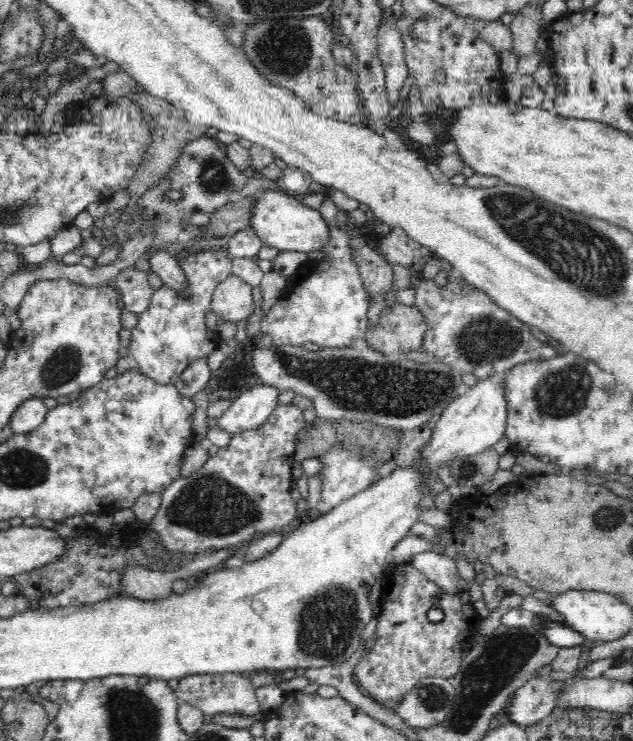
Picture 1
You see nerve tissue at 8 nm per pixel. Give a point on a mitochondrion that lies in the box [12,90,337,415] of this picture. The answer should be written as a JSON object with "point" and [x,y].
{"point":[63,366]}

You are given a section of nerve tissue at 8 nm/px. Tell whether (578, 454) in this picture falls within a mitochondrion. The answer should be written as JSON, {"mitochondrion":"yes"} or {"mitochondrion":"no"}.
{"mitochondrion":"no"}

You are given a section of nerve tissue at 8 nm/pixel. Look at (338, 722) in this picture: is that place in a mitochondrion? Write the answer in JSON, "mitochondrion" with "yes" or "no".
{"mitochondrion":"no"}

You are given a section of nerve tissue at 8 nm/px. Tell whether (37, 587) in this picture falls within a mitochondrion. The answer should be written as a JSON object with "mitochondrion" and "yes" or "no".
{"mitochondrion":"no"}

